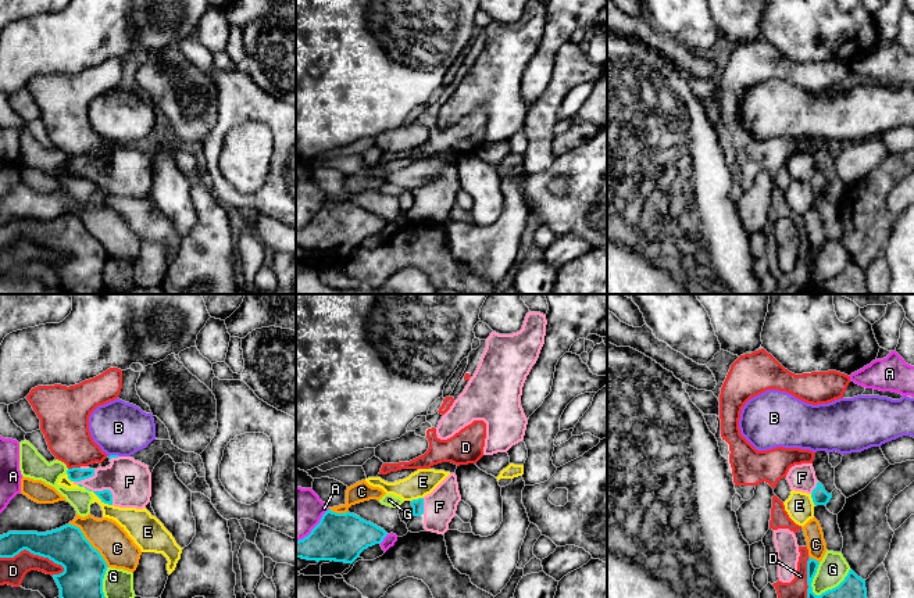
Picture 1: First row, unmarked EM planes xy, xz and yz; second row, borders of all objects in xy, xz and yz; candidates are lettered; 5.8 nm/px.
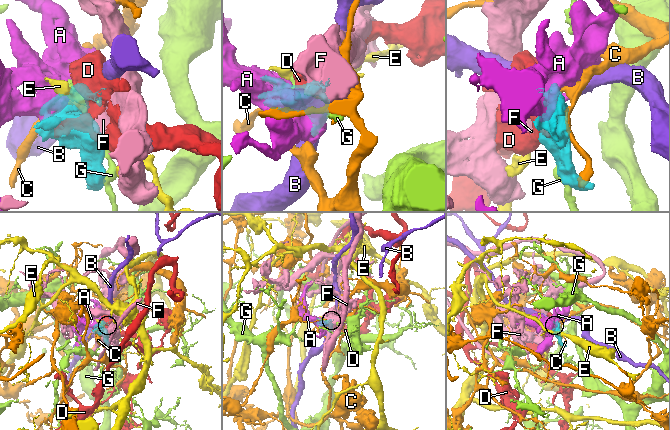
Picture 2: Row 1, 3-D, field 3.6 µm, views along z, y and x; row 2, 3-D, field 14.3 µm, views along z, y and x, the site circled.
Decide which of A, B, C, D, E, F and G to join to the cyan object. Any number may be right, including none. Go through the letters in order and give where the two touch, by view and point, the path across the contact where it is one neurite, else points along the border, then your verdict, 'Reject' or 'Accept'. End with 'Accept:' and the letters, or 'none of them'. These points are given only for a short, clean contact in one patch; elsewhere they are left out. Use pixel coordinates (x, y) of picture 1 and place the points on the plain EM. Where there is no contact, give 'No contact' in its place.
A: Touches cyan at xz (314, 217). Reject
B: Touches cyan at xy (113, 144). Boundary: xy (118, 144), (109, 146). Reject
C: Touches cyan at xy (89, 232). Reject
D: Touches cyan at xy (34, 243). Reject
E: Touches cyan at xy (102, 189). Boundary: xy (90, 179), (111, 194). Reject
F: Touches cyan at xy (99, 181). Accept
G: Touches cyan at yz (832, 278). Reject
Accept: F

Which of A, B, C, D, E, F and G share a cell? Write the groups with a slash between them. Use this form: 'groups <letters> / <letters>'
groups A / B / C / D / E / F / G

